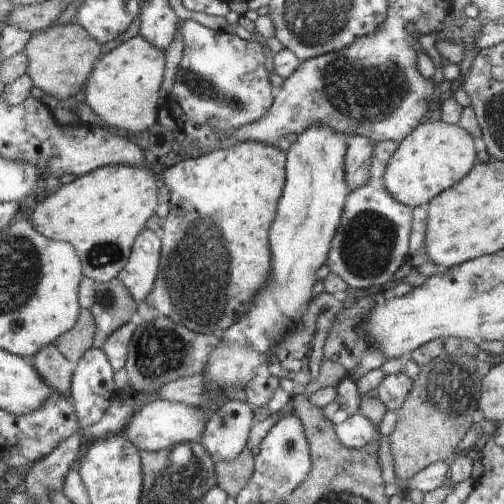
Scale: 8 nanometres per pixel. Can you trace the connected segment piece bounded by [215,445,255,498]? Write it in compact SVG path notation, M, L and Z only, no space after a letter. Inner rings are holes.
M247 445L236 460L232 462L215 461L218 488L222 488L229 497L236 498L242 492L242 488L248 484L254 465L254 454Z

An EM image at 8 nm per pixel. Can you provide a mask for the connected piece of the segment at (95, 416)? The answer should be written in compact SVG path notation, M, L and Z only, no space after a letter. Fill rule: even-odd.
M94 347L88 349L74 367L67 396L76 411L80 430L86 430L88 426L98 424L110 406L110 399L116 392L114 372L104 351Z

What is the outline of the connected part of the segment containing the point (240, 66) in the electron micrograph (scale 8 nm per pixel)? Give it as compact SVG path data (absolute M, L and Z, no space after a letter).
M185 20L182 22L182 36L184 36L184 50L183 56L178 64L178 72L176 73L176 78L174 82L174 86L172 92L170 93L169 99L172 100L175 104L174 114L178 116L178 125L181 132L186 134L186 141L194 140L197 142L197 146L195 148L213 148L216 149L218 144L222 142L222 140L226 140L226 138L230 138L234 132L236 132L236 128L240 128L242 125L254 123L257 120L260 120L270 106L272 106L272 101L274 100L275 89L272 87L270 83L270 72L266 69L265 62L267 55L264 52L264 46L260 44L260 42L256 41L254 38L252 40L240 39L237 35L232 33L228 33L225 31L218 31L214 29L210 29L208 27L204 27L204 25L194 21L194 20Z

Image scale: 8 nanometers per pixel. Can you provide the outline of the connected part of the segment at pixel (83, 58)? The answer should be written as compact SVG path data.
M75 22L69 24L54 24L49 29L36 32L26 44L28 56L28 76L33 78L34 86L40 88L46 95L57 100L67 100L76 96L87 83L89 76L102 56L102 44L94 40L81 25Z

